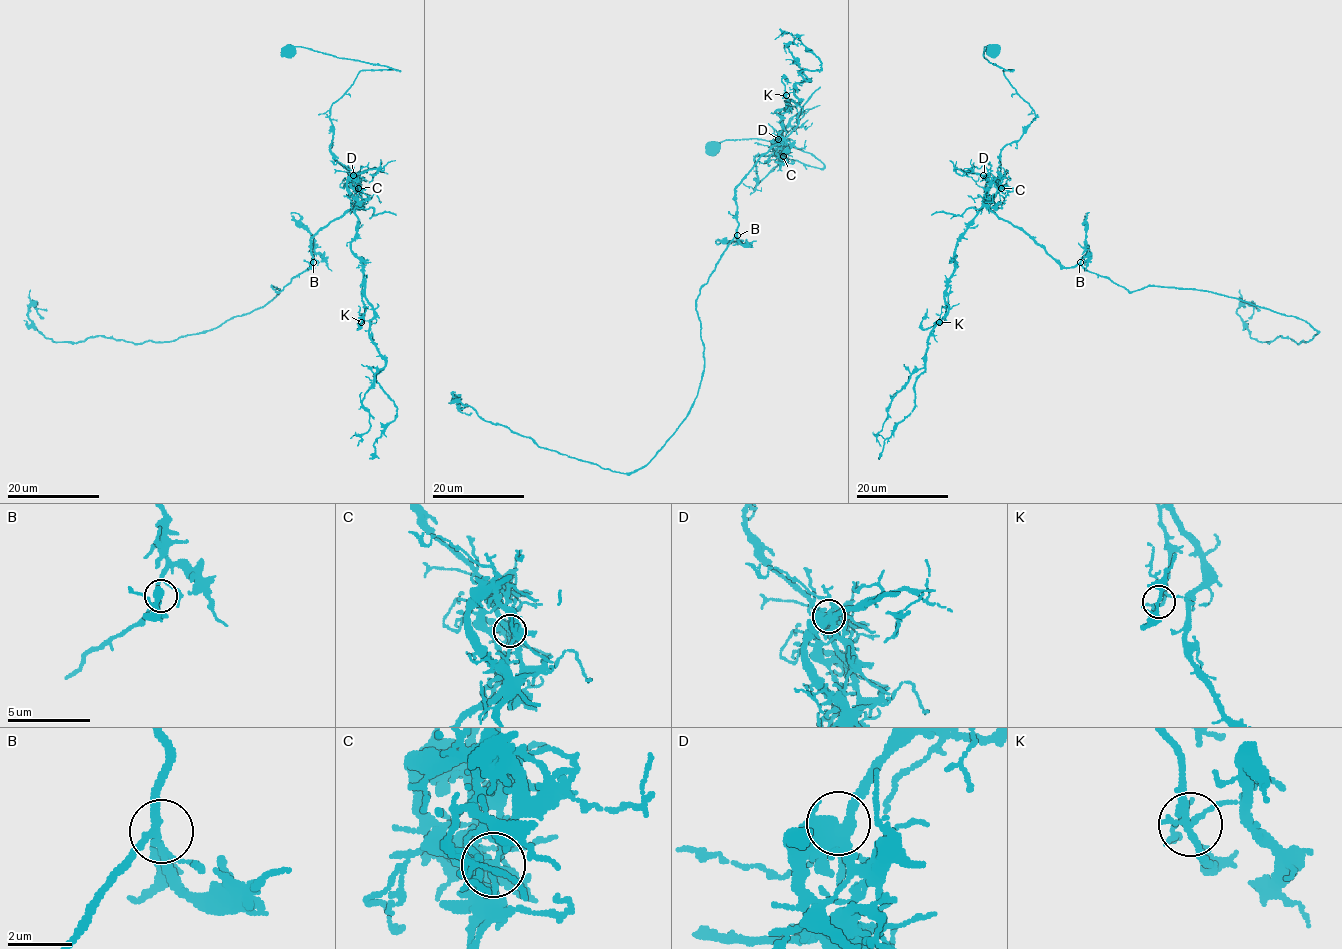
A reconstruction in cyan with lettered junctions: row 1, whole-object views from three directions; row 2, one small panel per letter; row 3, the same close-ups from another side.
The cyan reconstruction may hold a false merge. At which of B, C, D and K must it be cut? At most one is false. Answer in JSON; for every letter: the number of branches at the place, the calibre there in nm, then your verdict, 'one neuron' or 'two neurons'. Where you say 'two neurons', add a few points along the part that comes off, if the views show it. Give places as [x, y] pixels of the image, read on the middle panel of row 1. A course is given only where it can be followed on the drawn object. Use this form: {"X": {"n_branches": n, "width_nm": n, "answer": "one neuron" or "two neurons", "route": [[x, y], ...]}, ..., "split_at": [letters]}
{"B": {"n_branches": 4, "width_nm": 220, "answer": "one neuron"}, "C": {"n_branches": 6, "width_nm": 140, "answer": "two neurons", "route": [[782, 156], [735, 189], [698, 394], [645, 465], [540, 448], [453, 392], [471, 412]]}, "D": {"n_branches": 4, "width_nm": 440, "answer": "one neuron"}, "K": {"n_branches": 4, "width_nm": 180, "answer": "one neuron"}, "split_at": ["C"]}

